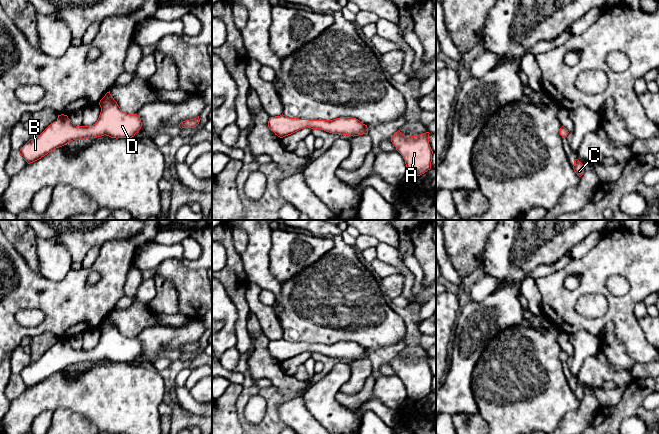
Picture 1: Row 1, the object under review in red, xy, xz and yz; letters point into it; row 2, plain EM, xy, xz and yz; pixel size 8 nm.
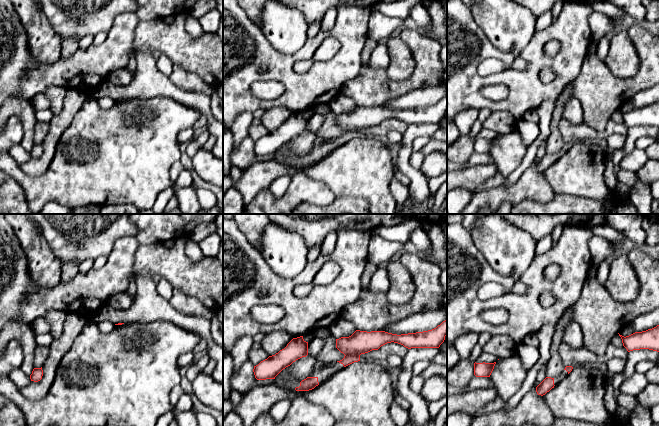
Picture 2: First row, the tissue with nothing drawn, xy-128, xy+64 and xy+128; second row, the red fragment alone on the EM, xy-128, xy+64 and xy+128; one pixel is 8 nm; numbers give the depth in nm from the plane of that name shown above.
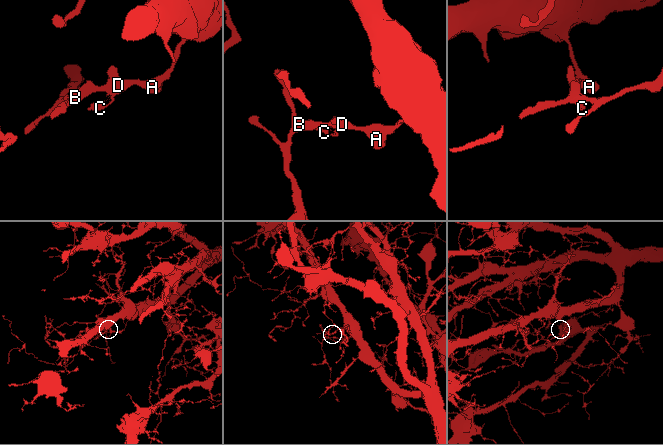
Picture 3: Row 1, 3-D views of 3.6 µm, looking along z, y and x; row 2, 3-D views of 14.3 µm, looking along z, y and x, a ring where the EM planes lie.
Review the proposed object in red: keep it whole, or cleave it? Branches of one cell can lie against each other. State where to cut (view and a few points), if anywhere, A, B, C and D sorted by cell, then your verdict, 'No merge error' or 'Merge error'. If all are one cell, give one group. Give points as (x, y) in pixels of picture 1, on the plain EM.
No split. Groups: A B C D. No merge error

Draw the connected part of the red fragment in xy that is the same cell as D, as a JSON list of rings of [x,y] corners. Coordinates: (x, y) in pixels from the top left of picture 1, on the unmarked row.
[[[110,315],[100,324],[99,329],[101,331],[99,342],[95,348],[89,350],[76,350],[67,339],[58,339],[55,346],[20,373],[20,380],[30,388],[73,364],[104,359],[116,363],[132,362],[141,353],[140,341],[137,338],[123,336]]]

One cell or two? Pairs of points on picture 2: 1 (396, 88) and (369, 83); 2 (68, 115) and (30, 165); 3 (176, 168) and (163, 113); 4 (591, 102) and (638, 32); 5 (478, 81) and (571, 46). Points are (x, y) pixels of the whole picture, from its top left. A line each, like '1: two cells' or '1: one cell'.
1: one cell
2: one cell
3: two cells
4: one cell
5: one cell

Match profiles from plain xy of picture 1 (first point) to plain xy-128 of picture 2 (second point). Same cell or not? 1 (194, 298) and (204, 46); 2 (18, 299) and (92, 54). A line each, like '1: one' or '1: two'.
1: one
2: one

